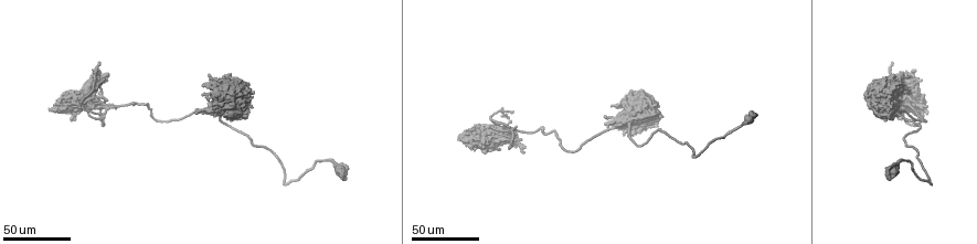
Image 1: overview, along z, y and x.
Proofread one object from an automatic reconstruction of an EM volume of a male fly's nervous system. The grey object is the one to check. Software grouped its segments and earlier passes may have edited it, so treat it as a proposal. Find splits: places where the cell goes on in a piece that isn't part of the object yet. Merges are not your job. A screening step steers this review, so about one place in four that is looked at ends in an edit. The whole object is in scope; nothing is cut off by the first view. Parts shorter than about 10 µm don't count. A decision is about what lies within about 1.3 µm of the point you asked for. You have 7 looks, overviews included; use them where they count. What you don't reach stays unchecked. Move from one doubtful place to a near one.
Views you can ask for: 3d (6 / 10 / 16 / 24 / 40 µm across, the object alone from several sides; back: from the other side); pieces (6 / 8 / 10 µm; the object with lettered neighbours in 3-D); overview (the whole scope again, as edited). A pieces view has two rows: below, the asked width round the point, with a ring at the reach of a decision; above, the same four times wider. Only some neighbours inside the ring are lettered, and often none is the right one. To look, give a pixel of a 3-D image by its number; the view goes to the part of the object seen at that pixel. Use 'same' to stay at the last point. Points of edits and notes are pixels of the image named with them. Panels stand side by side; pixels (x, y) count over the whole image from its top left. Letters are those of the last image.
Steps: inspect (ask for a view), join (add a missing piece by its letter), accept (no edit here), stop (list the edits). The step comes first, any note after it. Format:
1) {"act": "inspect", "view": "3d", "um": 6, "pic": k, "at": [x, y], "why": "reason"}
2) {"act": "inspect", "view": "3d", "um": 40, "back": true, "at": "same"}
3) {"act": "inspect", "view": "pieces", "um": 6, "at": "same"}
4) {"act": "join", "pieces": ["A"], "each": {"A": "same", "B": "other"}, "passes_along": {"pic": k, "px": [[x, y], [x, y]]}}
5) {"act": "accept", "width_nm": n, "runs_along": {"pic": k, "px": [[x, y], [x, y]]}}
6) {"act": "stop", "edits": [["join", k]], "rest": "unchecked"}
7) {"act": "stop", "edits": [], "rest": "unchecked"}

{"act": "inspect", "view": "3d", "um": 24, "pic": 1, "at": [614, 124], "why": "branch stops here"}

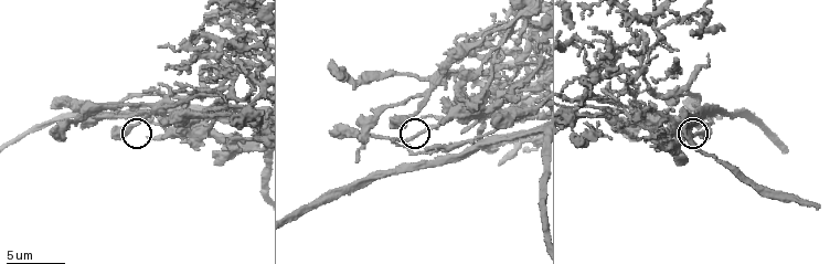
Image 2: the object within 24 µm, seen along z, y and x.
{"act": "inspect", "view": "pieces", "um": 10, "pic": 2, "at": [147, 139]}

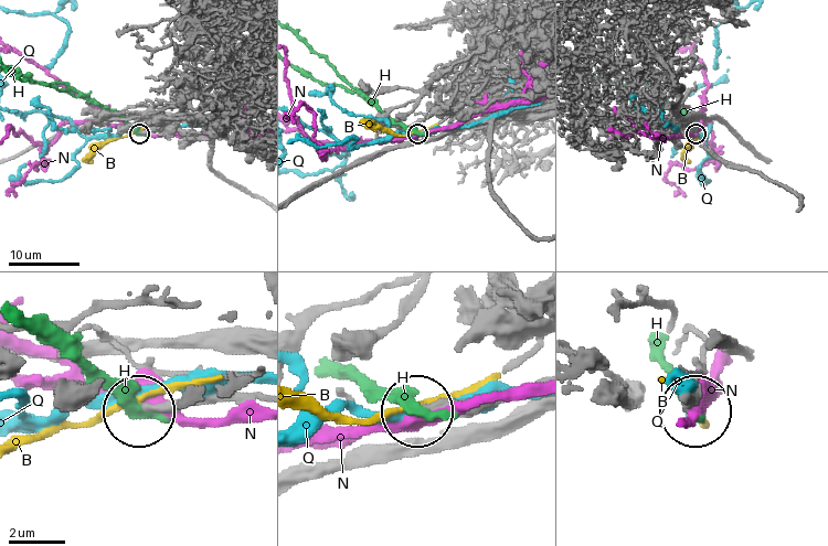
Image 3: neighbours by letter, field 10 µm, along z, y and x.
{"act": "join", "pieces": ["B"], "each": {"B": "same", "H": "other", "N": "other", "Q": "other"}, "passes_along": {"pic": 3, "px": [[214, 398], [116, 405], [24, 436]]}, "found": "the cell continues"}

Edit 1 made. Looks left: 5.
{"act": "inspect", "view": "overview"}

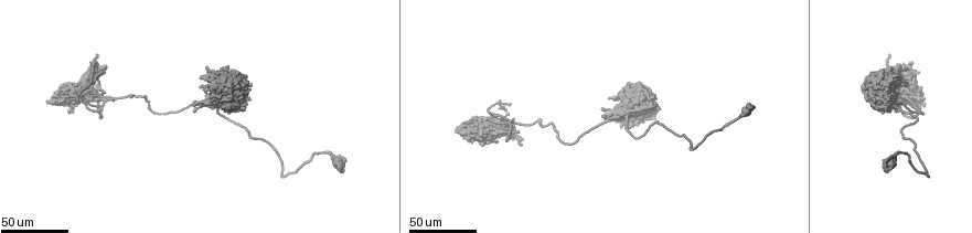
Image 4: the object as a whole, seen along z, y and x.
{"act": "inspect", "view": "3d", "um": 24, "pic": 4, "at": [650, 114], "why": "an open end"}

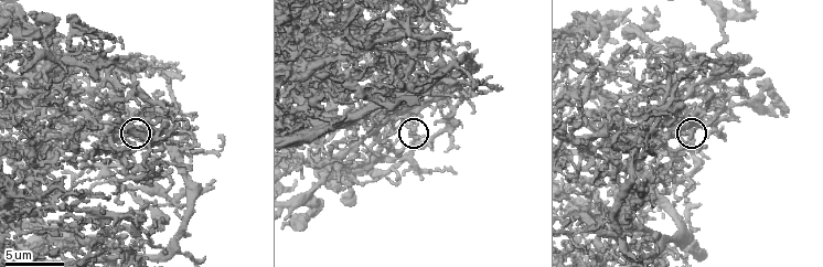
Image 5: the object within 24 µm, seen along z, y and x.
{"act": "inspect", "view": "pieces", "um": 10, "pic": 5, "at": [689, 117]}

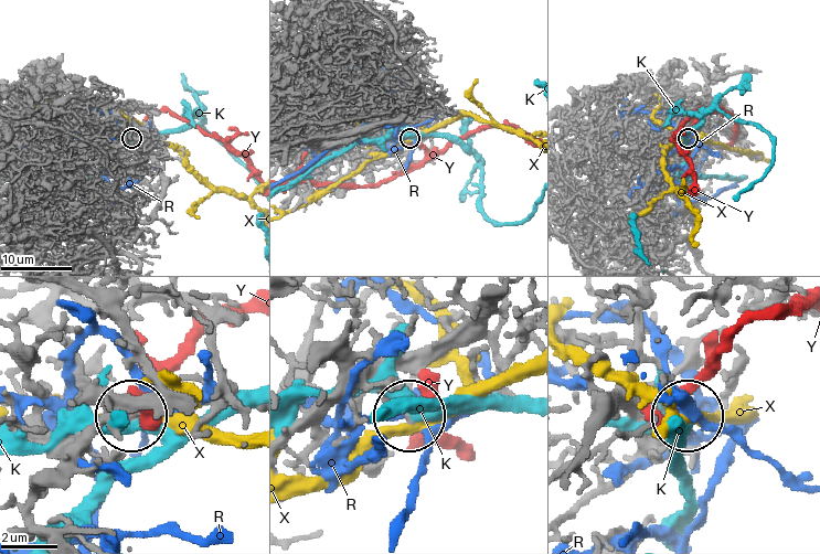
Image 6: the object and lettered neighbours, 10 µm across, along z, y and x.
{"act": "accept", "each": {"K": "other", "R": "other", "X": "other", "Y": "other"}, "found": "none of them fits"}

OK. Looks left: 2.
{"act": "inspect", "view": "3d", "um": 24, "pic": 4, "at": [644, 104], "why": "an open end"}

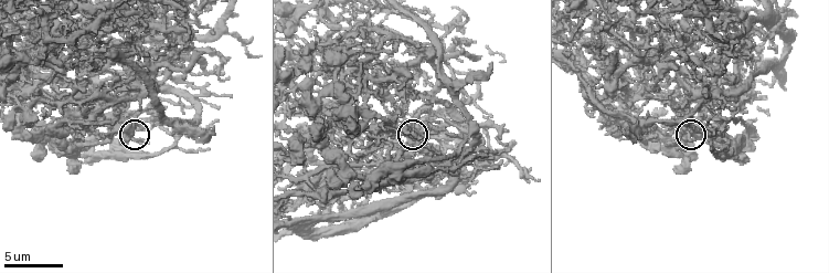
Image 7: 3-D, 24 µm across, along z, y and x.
{"act": "inspect", "view": "pieces", "um": 8, "pic": 7, "at": [421, 136]}

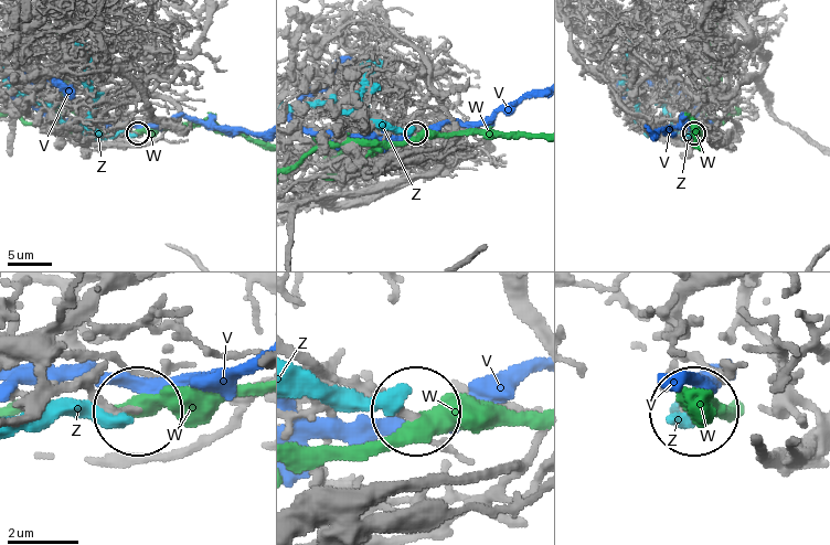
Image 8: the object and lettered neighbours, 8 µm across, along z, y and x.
{"act": "accept", "each": {"V": "other", "W": "other", "Z": "other"}, "found": "none of them fits"}

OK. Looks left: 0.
{"act": "stop", "edits": [["join", 3]], "rest": "unchecked"}

